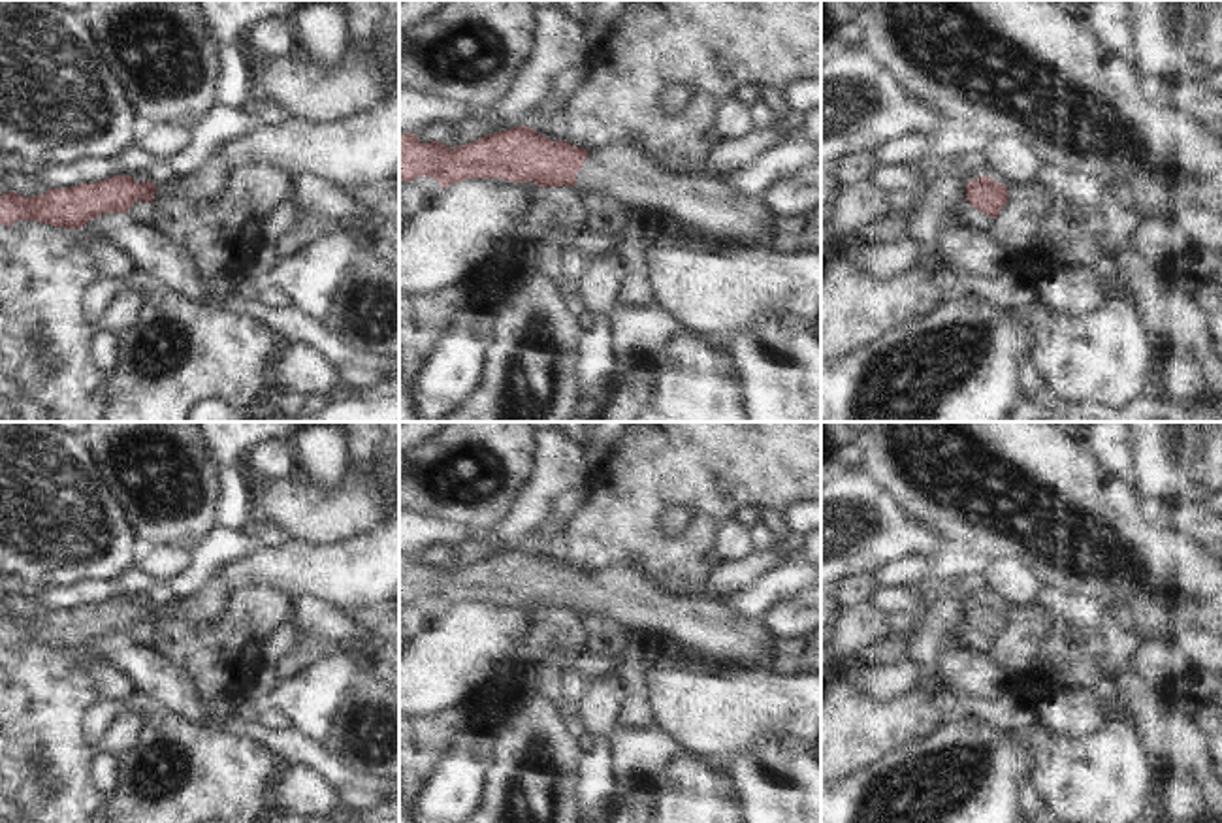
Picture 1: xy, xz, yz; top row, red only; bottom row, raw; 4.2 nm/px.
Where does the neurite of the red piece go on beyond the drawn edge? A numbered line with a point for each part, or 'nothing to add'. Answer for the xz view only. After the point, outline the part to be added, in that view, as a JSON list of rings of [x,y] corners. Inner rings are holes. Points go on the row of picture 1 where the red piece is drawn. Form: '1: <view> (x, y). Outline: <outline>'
1: xz (622, 170). Outline: [[[638,139],[589,151],[574,188],[612,196],[635,213],[667,213],[719,247],[766,247],[776,234],[764,203],[702,173],[665,171],[644,153]]]

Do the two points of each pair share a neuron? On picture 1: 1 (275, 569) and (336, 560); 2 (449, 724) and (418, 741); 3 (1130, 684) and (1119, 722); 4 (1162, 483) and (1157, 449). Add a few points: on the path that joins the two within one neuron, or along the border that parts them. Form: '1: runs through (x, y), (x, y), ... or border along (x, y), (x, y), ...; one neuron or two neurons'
1: runs through (290, 569), (321, 569); one neuron
2: runs through (441, 727), (426, 735); one neuron
3: border along (1119, 703), (1143, 748); two neurons
4: runs through (1157, 475), (1157, 456); one neuron

